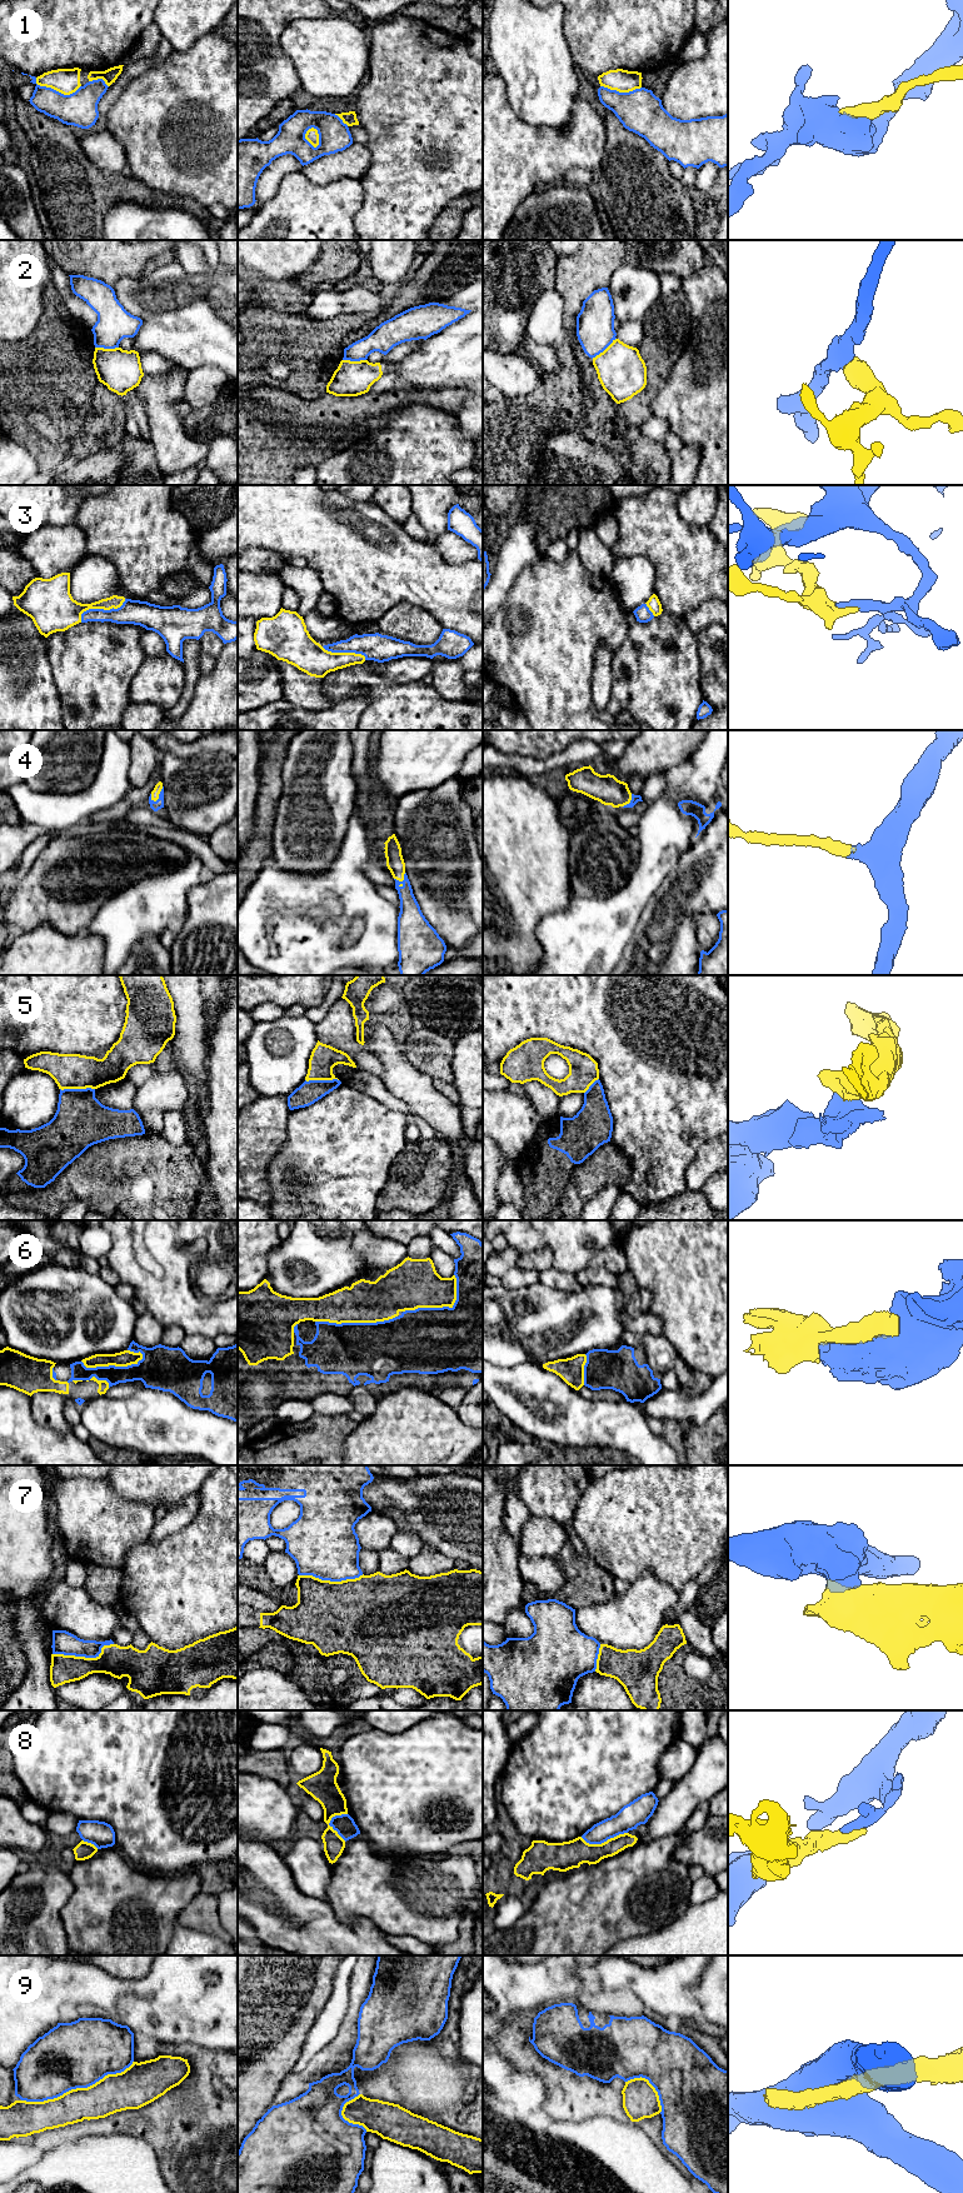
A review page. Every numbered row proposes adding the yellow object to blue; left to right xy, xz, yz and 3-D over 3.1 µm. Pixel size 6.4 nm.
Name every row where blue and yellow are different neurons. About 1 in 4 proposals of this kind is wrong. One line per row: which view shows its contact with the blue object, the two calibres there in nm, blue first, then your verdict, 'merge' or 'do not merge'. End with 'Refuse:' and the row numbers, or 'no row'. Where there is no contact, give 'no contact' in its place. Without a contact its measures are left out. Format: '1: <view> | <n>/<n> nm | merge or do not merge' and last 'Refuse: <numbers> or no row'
1: xy | 220/160 nm | do not merge
2: yz | 240/320 nm | do not merge
3: xy | 160/220 nm | merge
4: xz | 160/110 nm | merge
5: xy | 340/220 nm | do not merge
6: xy | 190/100 nm | merge
7: xy | 150/200 nm | do not merge
8: yz | 160/180 nm | do not merge
9: xy | 420/240 nm | do not merge
Refuse: 1, 2, 5, 7, 8, 9

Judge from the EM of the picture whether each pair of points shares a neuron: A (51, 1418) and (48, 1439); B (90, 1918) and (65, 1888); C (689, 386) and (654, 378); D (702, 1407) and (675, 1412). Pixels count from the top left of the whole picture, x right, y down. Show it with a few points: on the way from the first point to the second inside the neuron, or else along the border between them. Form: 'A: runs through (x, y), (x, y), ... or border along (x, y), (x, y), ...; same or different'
A: border along (30, 1407), (30, 1413), (39, 1424), (70, 1433); different
B: border along (68, 1874), (73, 1894), (60, 1911), (61, 1922); different
C: border along (680, 355), (650, 406); different
D: runs through (695, 1409), (682, 1409); same

